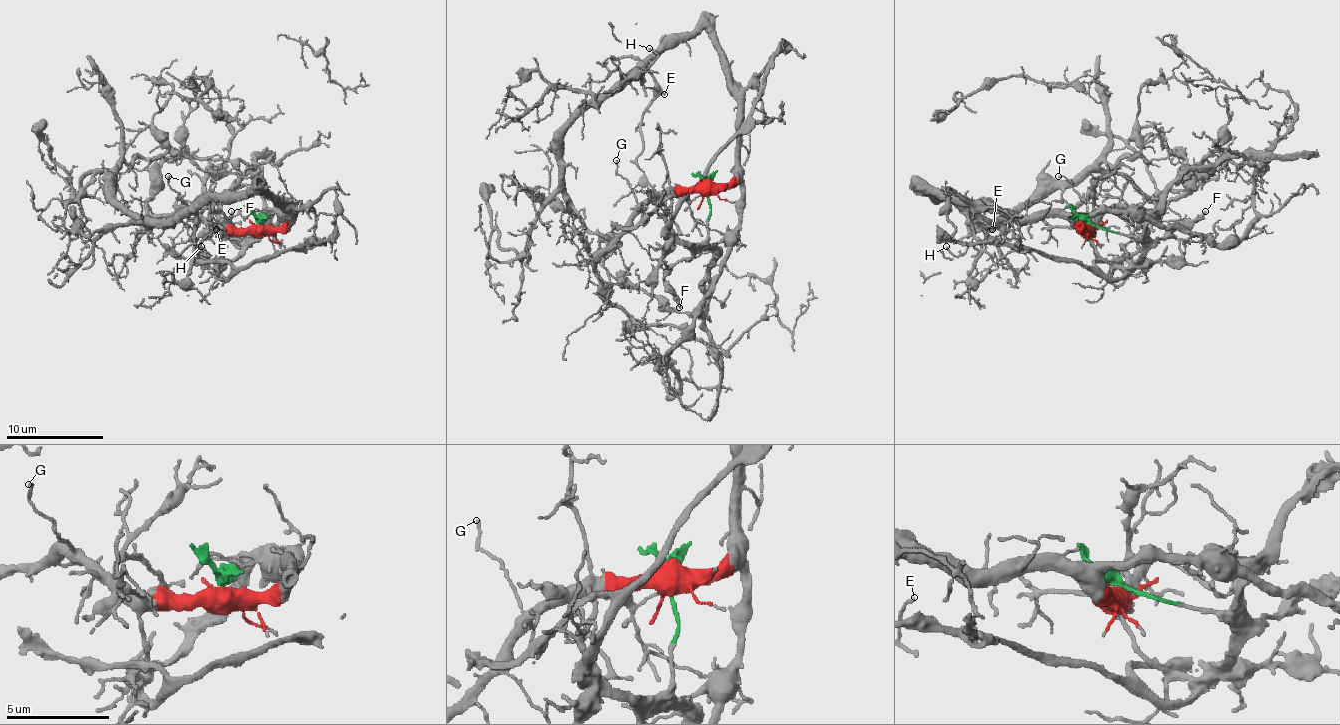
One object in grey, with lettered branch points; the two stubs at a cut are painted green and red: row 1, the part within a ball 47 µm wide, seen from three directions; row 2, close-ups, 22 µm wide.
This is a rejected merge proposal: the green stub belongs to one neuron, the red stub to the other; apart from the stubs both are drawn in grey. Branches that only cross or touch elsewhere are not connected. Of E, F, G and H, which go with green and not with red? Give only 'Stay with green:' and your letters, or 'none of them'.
Stay with green: F

